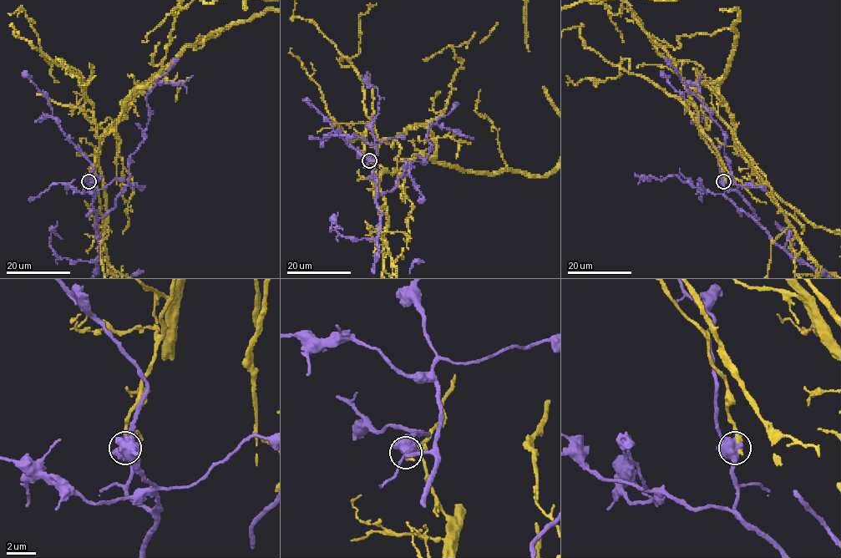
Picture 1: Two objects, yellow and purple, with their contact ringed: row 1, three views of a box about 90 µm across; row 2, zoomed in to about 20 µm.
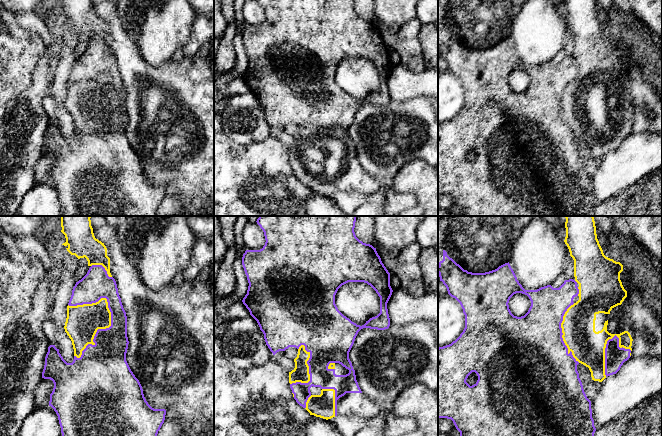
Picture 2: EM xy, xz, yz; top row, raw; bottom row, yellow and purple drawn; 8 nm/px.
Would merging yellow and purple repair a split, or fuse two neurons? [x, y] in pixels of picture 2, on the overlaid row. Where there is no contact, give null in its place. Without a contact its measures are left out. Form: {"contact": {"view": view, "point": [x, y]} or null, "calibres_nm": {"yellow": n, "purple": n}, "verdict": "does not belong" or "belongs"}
{"contact": {"view": "xy", "point": [100, 328]}, "calibres_nm": {"yellow": 260, "purple": 300}, "verdict": "does not belong"}

